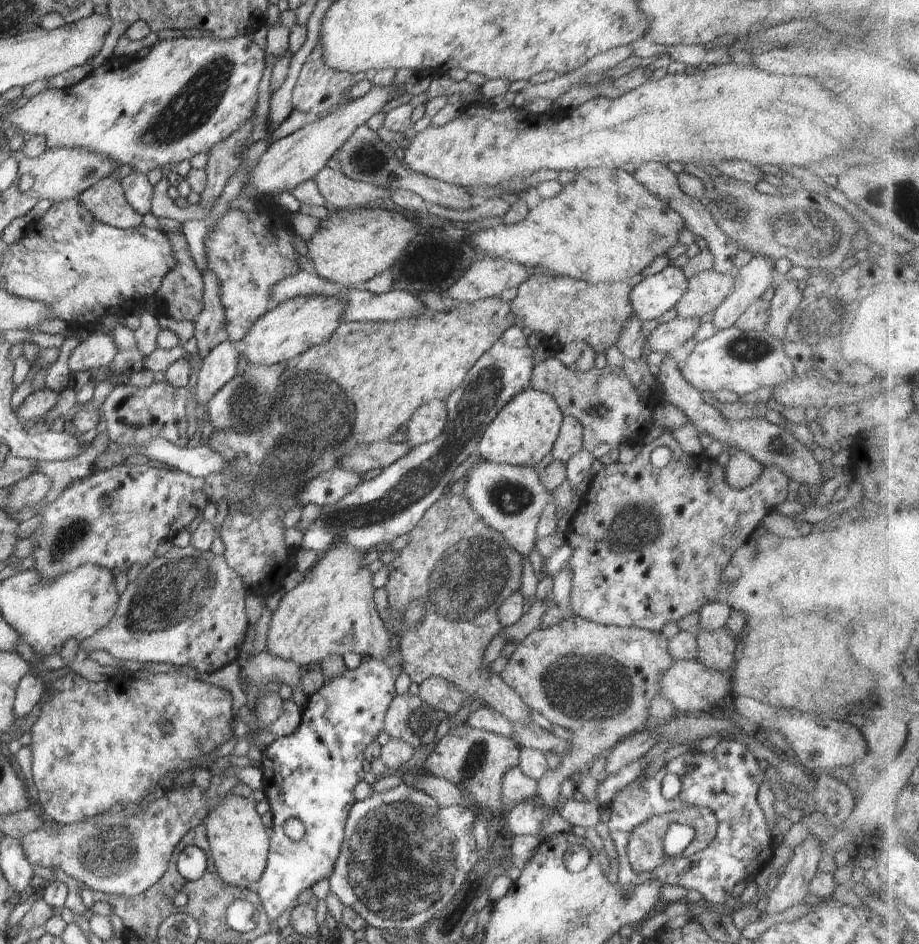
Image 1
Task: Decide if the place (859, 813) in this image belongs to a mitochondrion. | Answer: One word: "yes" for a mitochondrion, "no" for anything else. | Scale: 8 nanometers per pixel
no

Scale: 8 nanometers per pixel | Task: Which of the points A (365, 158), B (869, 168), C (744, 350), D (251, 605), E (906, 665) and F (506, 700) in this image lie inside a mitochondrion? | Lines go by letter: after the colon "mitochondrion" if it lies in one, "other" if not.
A: mitochondrion
B: other
C: mitochondrion
D: other
E: other
F: other

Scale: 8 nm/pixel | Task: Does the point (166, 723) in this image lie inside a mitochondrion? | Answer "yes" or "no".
no

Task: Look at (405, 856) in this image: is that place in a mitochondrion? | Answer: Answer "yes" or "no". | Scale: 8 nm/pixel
yes

